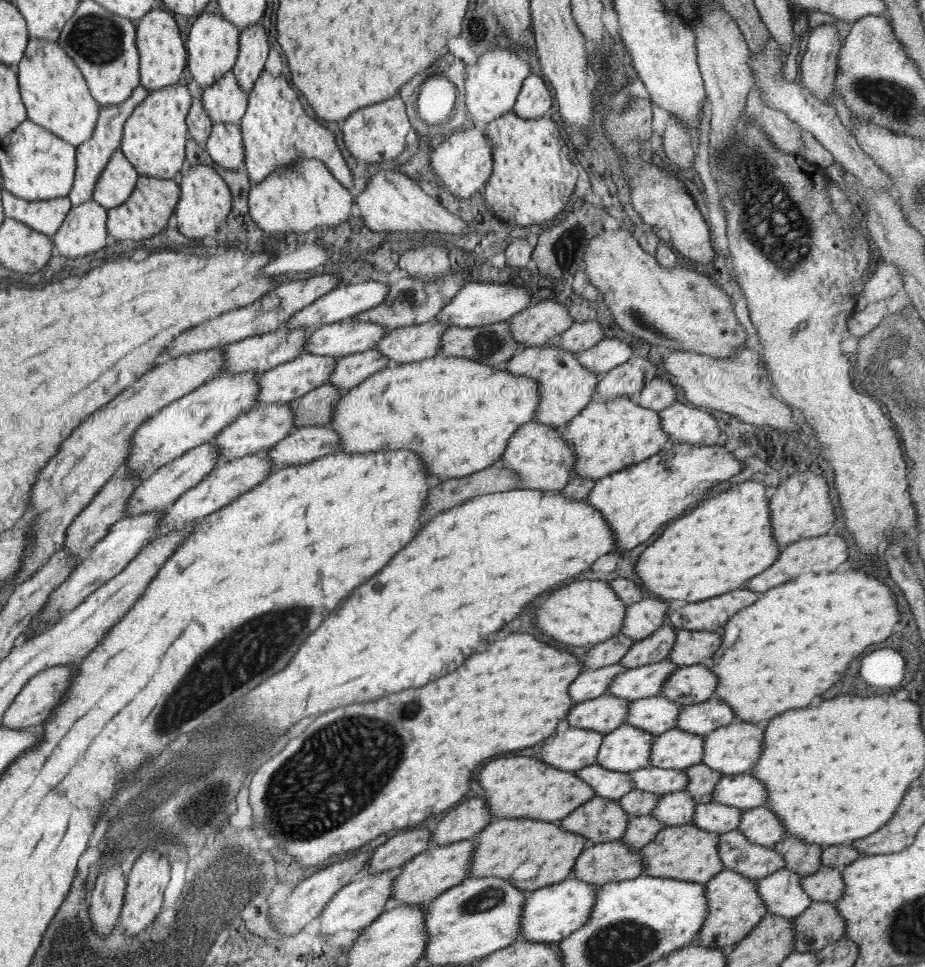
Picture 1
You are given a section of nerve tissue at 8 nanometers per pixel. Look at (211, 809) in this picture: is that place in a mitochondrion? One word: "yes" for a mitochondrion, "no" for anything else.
yes

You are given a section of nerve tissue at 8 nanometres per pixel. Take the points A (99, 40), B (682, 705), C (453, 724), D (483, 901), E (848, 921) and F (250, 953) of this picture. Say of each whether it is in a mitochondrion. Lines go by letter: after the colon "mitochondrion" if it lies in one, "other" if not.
A: mitochondrion
B: other
C: other
D: mitochondrion
E: other
F: other

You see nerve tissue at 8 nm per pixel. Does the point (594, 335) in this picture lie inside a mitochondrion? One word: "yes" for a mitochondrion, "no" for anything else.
no

